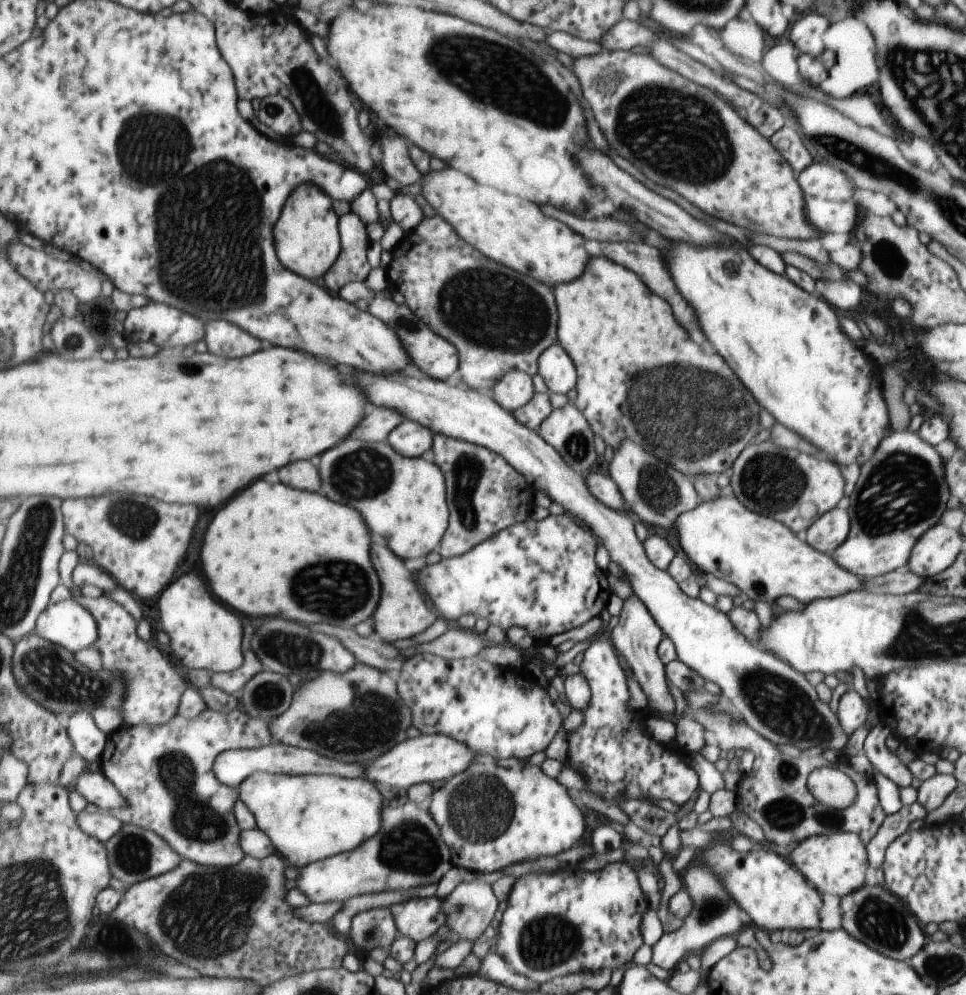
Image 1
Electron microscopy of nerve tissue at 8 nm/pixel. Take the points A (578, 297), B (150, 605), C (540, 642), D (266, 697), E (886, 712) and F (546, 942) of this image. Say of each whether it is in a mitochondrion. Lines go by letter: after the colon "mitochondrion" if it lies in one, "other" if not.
A: other
B: other
C: other
D: mitochondrion
E: other
F: mitochondrion

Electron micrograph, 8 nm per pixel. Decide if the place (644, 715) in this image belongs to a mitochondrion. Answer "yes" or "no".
no

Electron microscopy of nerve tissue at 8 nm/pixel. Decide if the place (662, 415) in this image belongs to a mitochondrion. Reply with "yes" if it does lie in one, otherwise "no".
yes

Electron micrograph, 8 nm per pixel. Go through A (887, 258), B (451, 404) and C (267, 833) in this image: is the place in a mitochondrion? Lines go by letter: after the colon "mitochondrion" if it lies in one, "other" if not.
A: mitochondrion
B: other
C: other

